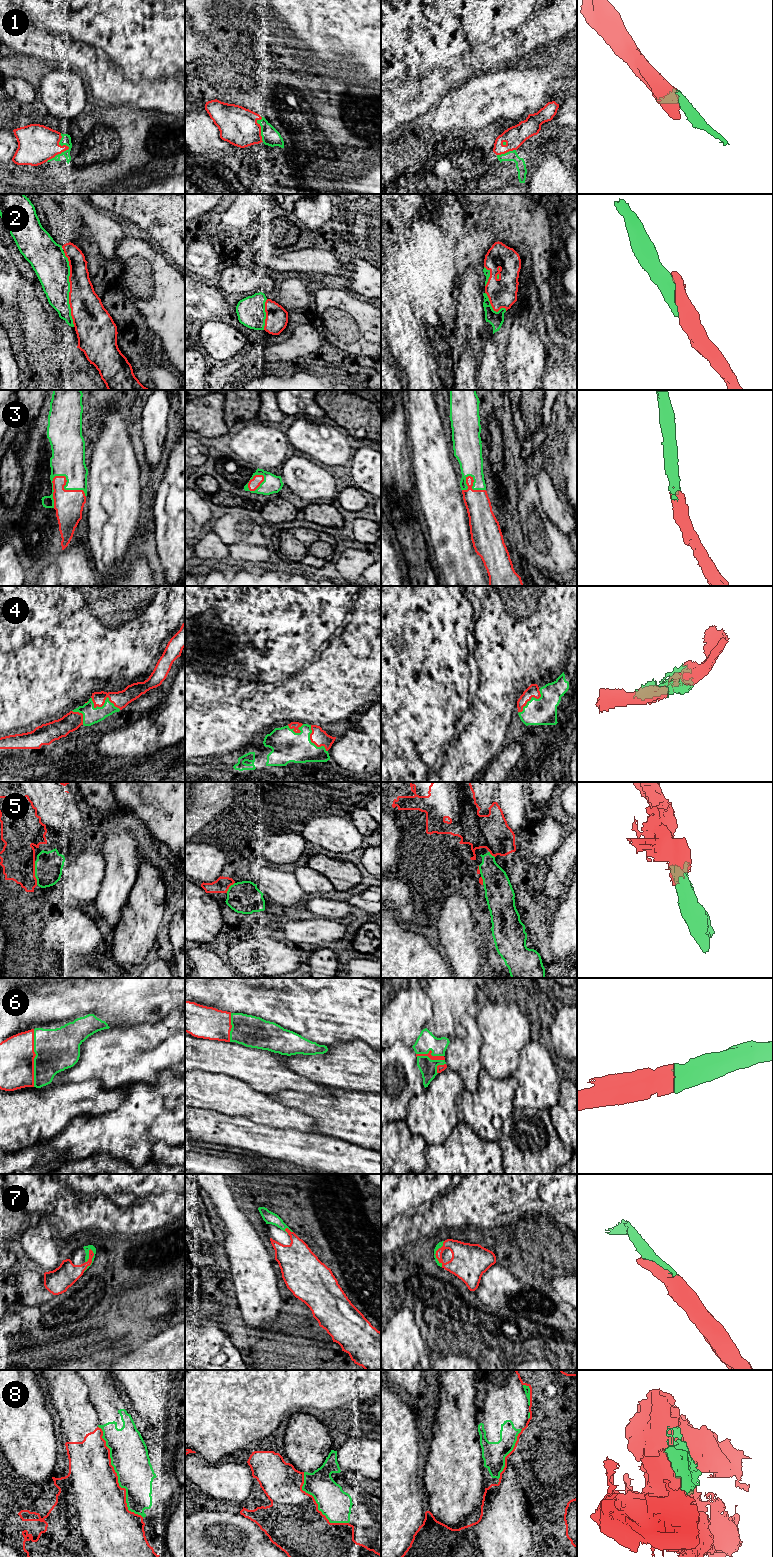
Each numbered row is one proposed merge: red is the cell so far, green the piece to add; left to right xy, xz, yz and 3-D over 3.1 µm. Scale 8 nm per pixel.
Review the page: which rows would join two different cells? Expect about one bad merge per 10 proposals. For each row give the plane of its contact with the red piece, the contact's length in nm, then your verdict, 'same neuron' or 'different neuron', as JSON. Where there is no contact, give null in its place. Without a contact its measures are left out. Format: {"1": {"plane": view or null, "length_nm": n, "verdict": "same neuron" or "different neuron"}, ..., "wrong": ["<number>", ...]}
{"1": {"plane": "xy", "length_nm": 260, "verdict": "same neuron"}, "2": {"plane": "xy", "length_nm": 600, "verdict": "same neuron"}, "3": {"plane": "xy", "length_nm": 300, "verdict": "same neuron"}, "4": {"plane": "xy", "length_nm": 260, "verdict": "same neuron"}, "5": {"plane": "xy", "length_nm": 190, "verdict": "same neuron"}, "6": {"plane": "yz", "length_nm": 240, "verdict": "same neuron"}, "7": {"plane": "xy", "length_nm": 200, "verdict": "same neuron"}, "8": {"plane": "xy", "length_nm": 800, "verdict": "different neuron"}, "wrong": ["8"]}

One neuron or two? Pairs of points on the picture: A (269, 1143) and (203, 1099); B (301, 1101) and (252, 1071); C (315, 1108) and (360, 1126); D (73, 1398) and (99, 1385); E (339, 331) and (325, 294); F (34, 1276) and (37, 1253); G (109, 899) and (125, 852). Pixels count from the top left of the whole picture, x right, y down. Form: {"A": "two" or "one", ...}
{"A": "two", "B": "two", "C": "one", "D": "two", "E": "one", "F": "two", "G": "one"}

